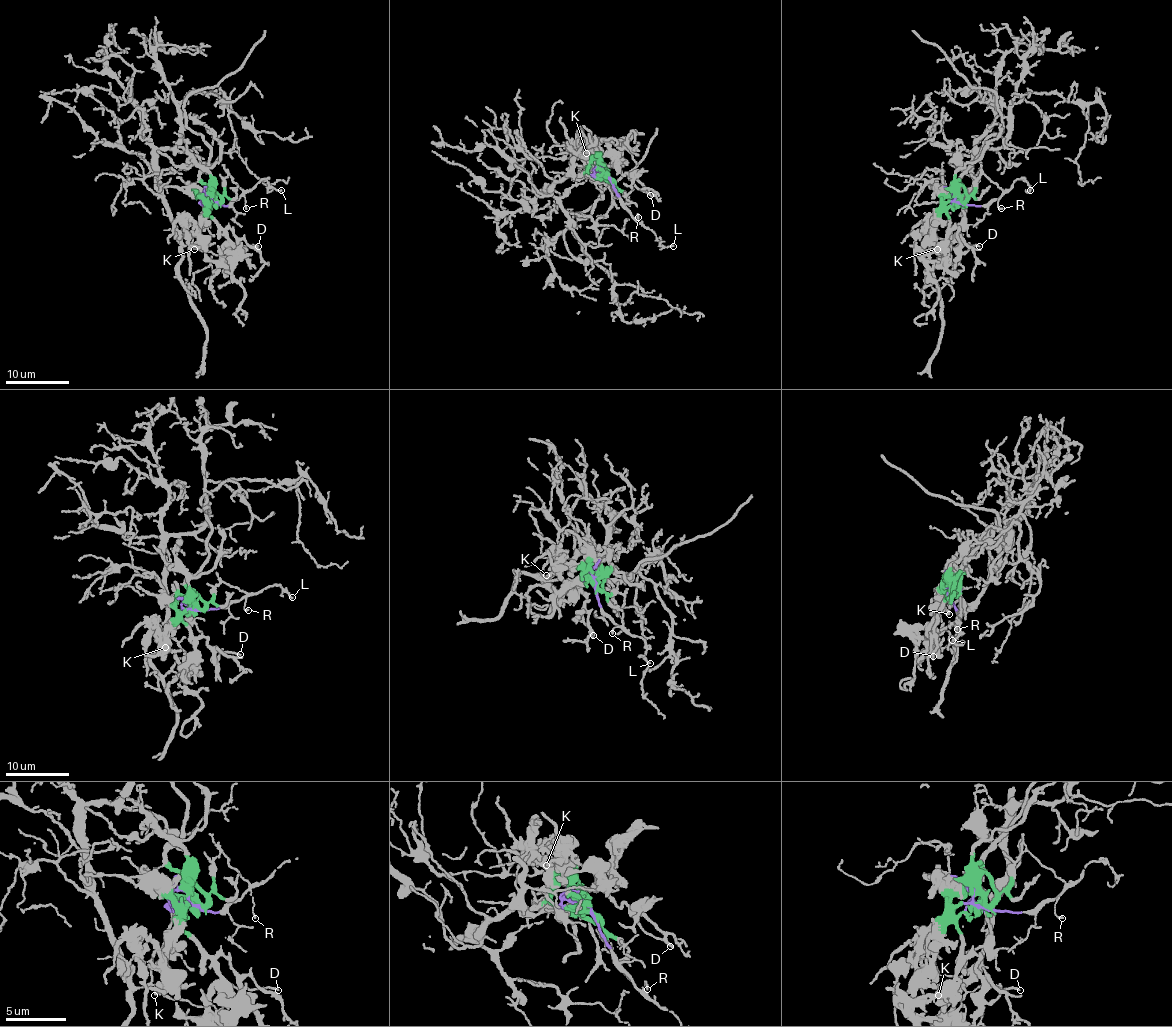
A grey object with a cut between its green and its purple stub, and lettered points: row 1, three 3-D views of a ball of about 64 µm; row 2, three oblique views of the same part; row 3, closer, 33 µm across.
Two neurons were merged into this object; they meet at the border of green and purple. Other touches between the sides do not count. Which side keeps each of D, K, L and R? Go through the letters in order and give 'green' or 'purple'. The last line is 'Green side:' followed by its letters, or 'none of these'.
D: green
K: green
L: purple
R: purple
Green side: D, K

